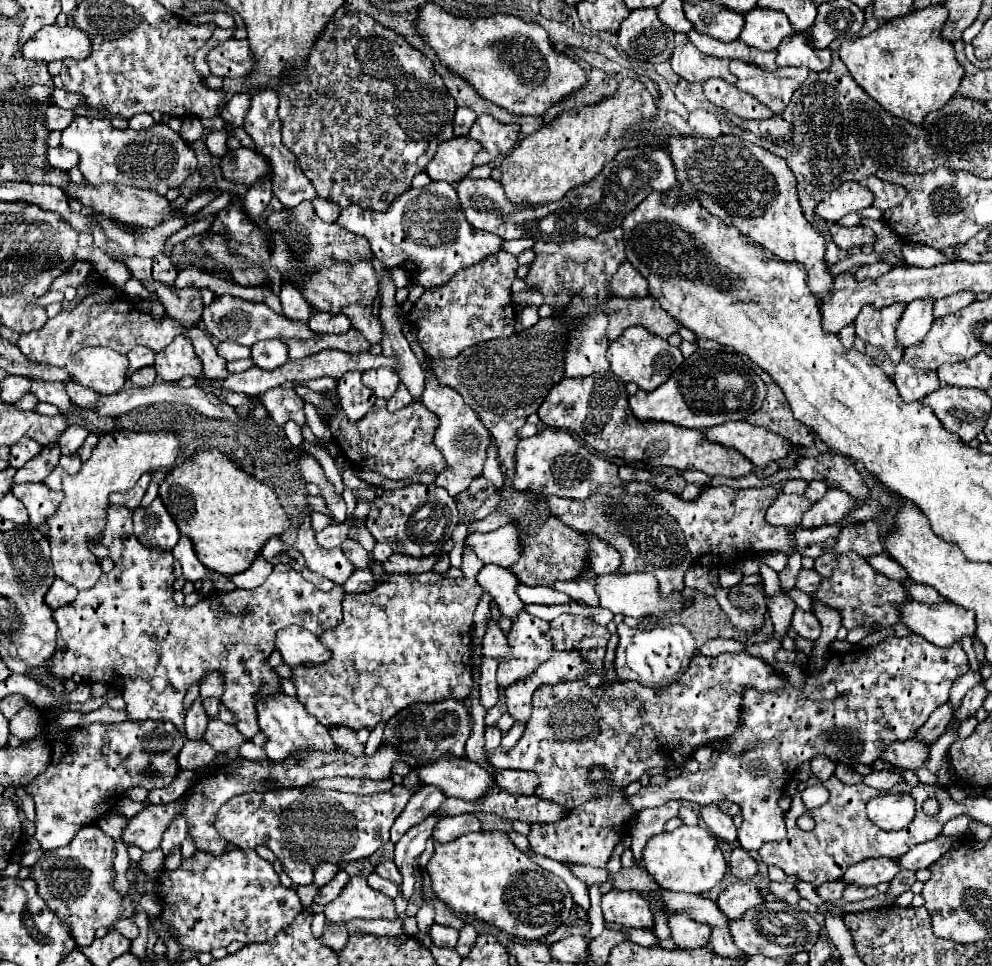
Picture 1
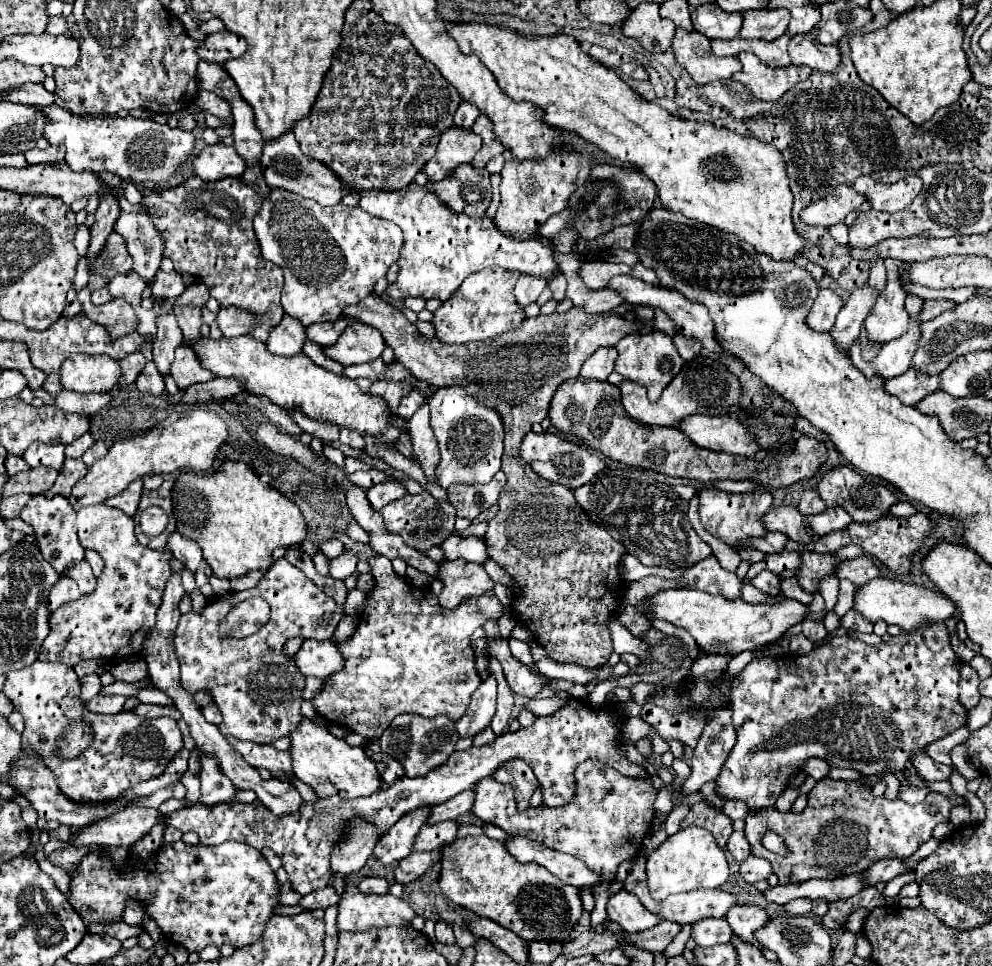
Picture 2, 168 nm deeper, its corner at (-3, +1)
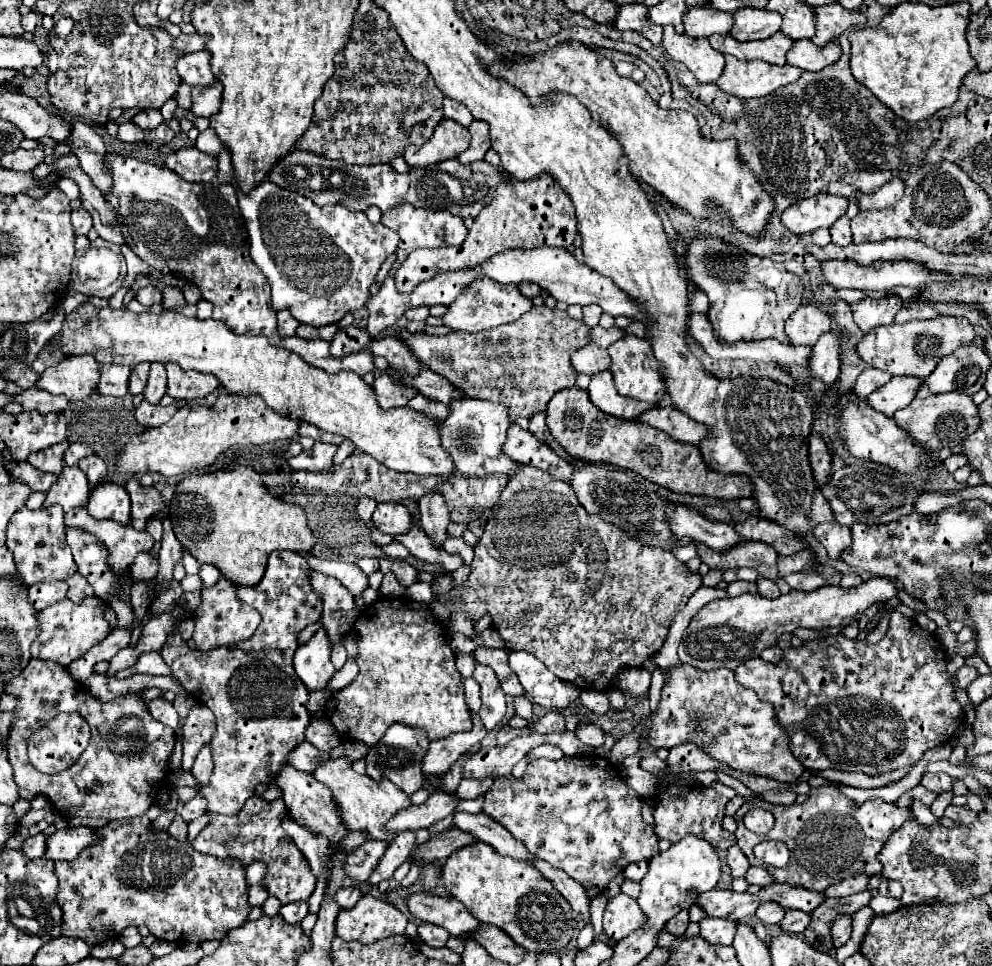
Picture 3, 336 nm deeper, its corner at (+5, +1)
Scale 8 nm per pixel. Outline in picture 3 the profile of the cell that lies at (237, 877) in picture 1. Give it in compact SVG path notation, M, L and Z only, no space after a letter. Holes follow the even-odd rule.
M146 815L142 817L128 817L128 821L110 821L108 825L104 827L98 827L94 829L94 833L100 837L98 843L92 843L88 847L84 847L80 851L80 855L66 863L66 861L60 861L60 863L54 863L54 875L58 877L58 905L62 909L62 935L66 937L74 937L74 939L82 939L86 941L90 947L94 945L100 945L108 939L112 939L112 933L114 935L120 935L126 927L148 927L150 933L156 937L156 939L162 939L162 941L172 941L172 943L202 943L202 941L208 941L208 939L222 939L228 935L228 931L240 927L246 923L246 917L250 913L250 905L248 905L248 885L244 883L246 879L246 871L242 867L242 863L238 859L216 859L212 855L202 855L198 851L192 849L190 843L180 843L176 841L172 835L168 835L168 831L156 831L150 823L150 819Z

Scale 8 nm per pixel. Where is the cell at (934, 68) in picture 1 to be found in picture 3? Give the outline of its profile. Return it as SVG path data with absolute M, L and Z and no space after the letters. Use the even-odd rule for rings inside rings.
M922 1L902 3L884 15L876 27L858 29L848 35L852 43L852 75L904 121L928 119L958 99L962 79L976 69L966 41L968 17L968 1L940 7L930 7Z

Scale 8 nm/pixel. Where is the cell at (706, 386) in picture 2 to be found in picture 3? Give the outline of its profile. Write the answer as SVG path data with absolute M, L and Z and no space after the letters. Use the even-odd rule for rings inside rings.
M600 371L600 373L592 375L592 381L588 385L588 395L590 395L590 401L598 409L602 409L608 415L620 417L620 419L636 419L636 415L640 415L652 407L652 405L644 405L636 399L622 397L614 387L610 371Z

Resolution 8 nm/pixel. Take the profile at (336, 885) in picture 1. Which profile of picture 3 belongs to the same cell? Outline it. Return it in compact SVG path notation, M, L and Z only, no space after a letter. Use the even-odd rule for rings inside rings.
M306 901L292 903L292 905L282 905L282 909L280 909L280 917L282 917L286 923L290 923L290 925L300 923L306 915L308 915L308 903L306 903Z

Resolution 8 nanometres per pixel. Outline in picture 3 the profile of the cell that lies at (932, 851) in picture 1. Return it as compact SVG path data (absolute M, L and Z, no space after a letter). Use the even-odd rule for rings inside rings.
M848 877L824 889L824 897L846 897L846 895L864 891L866 885L868 885L868 877Z

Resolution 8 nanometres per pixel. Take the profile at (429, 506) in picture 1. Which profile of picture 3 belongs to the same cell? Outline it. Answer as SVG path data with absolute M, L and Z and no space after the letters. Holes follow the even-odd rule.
M378 503L372 521L382 533L388 535L406 533L408 525L412 525L410 513L402 503Z

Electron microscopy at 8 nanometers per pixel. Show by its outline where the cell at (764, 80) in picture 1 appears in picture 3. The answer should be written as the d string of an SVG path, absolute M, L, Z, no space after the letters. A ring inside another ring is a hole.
M726 55L726 67L716 79L716 85L734 97L764 97L788 83L794 83L802 71L798 67L778 67L766 61L740 61Z

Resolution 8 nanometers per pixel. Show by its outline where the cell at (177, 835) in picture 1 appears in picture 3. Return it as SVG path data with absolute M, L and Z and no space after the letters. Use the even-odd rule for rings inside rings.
M194 703L182 725L182 737L184 737L182 769L184 771L192 769L192 761L196 759L198 751L210 743L214 731L216 731L216 719L212 711L202 703Z

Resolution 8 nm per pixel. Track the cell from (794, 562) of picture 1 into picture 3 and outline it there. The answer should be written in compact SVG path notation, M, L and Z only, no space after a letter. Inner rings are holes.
M732 581L726 587L726 597L738 597L742 593L756 593L756 583L748 581Z

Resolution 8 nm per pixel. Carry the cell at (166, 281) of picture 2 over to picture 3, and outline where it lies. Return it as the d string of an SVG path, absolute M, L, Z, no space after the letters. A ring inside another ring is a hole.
M144 287L136 293L136 299L144 305L144 307L150 307L154 303L162 303L162 293L158 289L152 289L152 287Z

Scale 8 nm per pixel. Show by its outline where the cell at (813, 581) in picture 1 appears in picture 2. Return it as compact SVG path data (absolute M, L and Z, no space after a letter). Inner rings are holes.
M790 577L790 579L784 579L782 581L782 593L788 597L788 599L796 599L800 603L812 603L812 595L808 591L804 591L804 587L798 583L796 577Z

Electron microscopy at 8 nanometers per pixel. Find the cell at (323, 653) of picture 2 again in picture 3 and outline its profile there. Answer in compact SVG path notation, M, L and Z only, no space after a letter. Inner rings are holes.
M320 629L308 643L300 645L294 657L294 669L300 677L300 681L310 689L310 691L320 691L326 689L332 675L334 675L334 665L330 661L330 641L324 629Z

